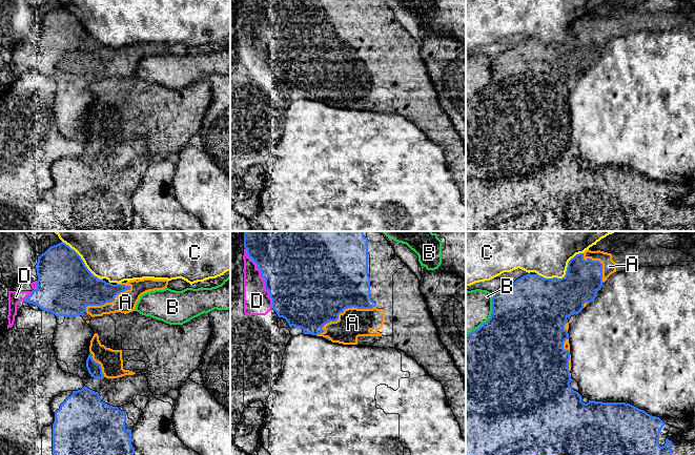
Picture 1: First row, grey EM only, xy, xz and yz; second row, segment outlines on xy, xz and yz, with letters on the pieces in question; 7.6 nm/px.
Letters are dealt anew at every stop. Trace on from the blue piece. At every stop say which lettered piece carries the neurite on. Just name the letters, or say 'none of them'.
none of them

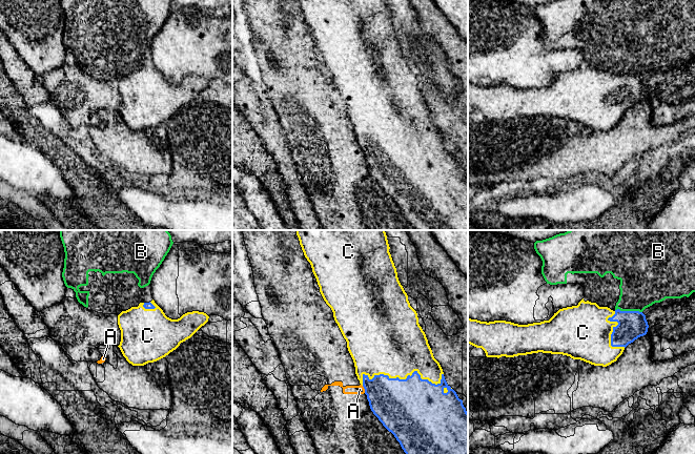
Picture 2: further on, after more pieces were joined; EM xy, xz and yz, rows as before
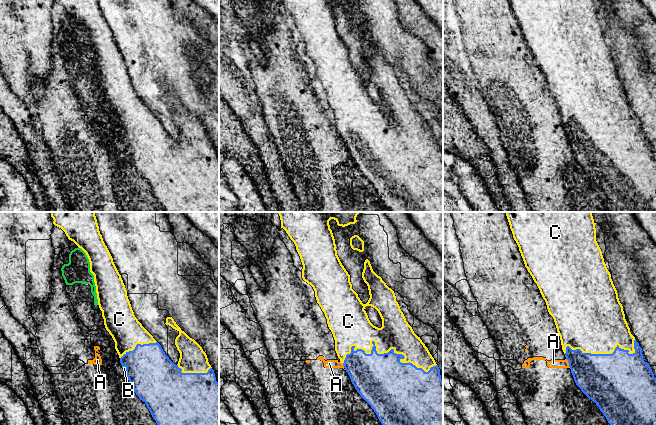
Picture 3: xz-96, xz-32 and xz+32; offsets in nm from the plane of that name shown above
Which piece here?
C

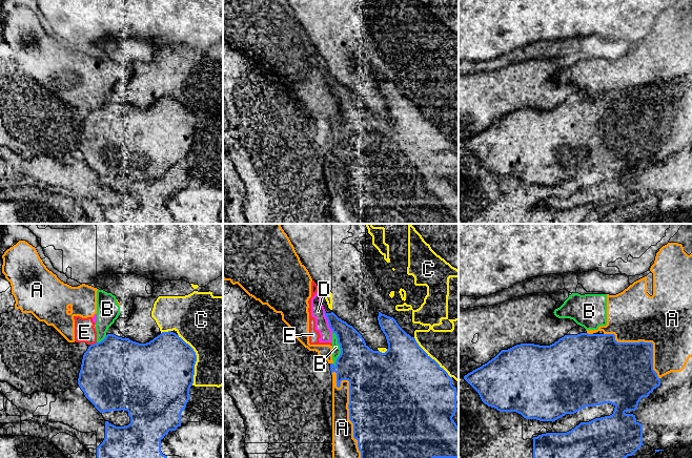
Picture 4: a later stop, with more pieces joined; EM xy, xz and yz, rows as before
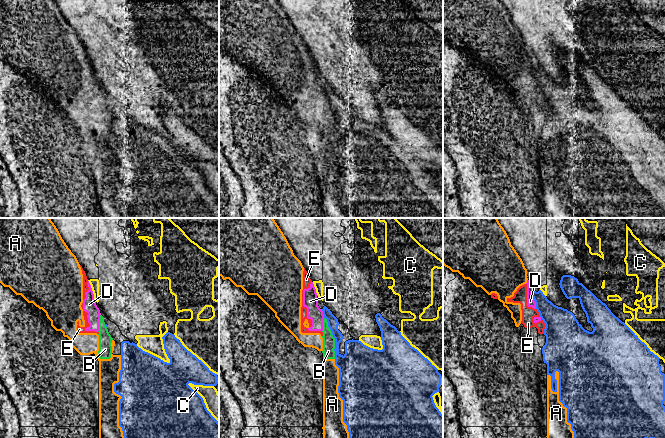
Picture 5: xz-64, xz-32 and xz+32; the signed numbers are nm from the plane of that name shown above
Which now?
none of them

